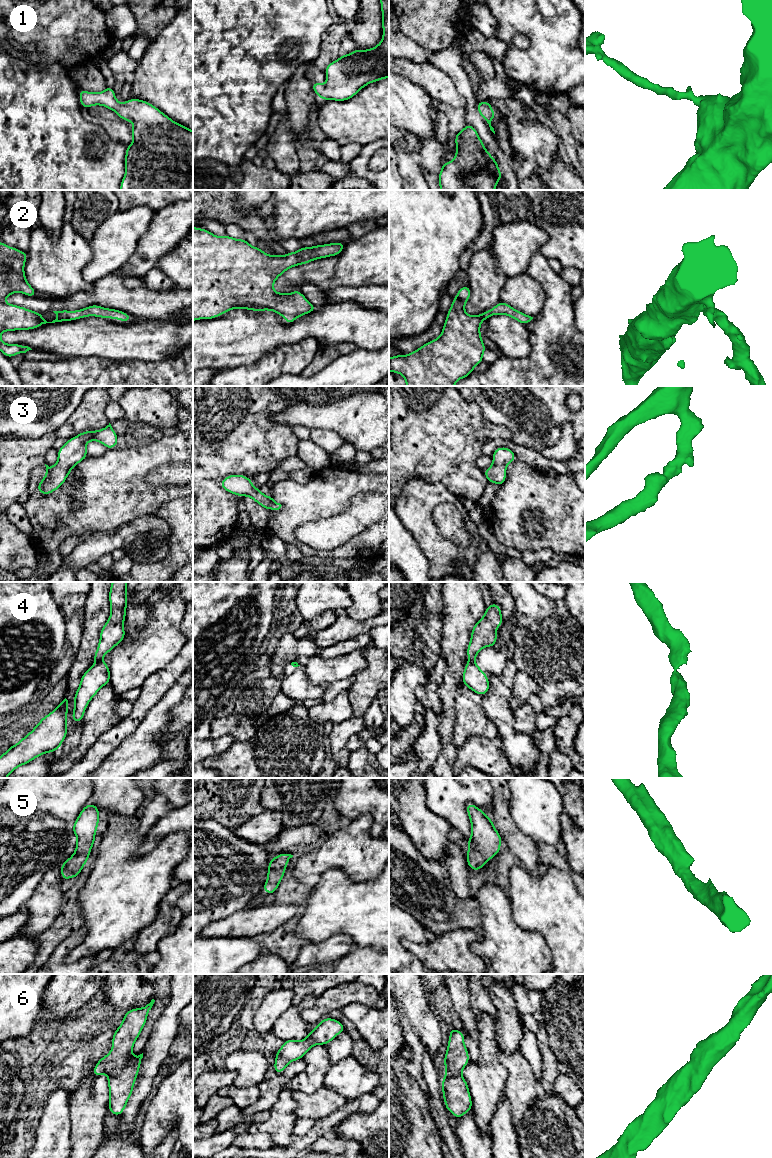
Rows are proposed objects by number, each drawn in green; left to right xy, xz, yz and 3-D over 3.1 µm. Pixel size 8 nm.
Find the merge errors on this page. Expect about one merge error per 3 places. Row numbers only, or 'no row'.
4

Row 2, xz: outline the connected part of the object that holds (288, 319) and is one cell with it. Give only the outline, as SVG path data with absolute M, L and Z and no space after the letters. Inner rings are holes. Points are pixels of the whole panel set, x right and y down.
M193 227L193 321L214 319L232 309L243 308L252 311L270 310L284 317L287 324L298 317L315 311L317 306L311 304L305 296L295 288L292 294L277 293L273 289L276 279L286 270L313 260L339 255L346 243L329 243L314 247L302 247L296 252L288 252L284 256L270 256L258 247L251 246L245 239L235 239L227 234L218 237L206 229Z

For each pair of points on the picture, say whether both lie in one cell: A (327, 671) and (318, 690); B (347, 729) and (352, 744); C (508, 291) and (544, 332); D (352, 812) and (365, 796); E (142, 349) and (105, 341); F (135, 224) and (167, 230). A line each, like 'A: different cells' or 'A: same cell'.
A: different cells
B: different cells
C: different cells
D: same cell
E: same cell
F: different cells

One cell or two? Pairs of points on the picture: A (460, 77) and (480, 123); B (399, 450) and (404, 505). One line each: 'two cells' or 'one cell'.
A: one cell
B: two cells

